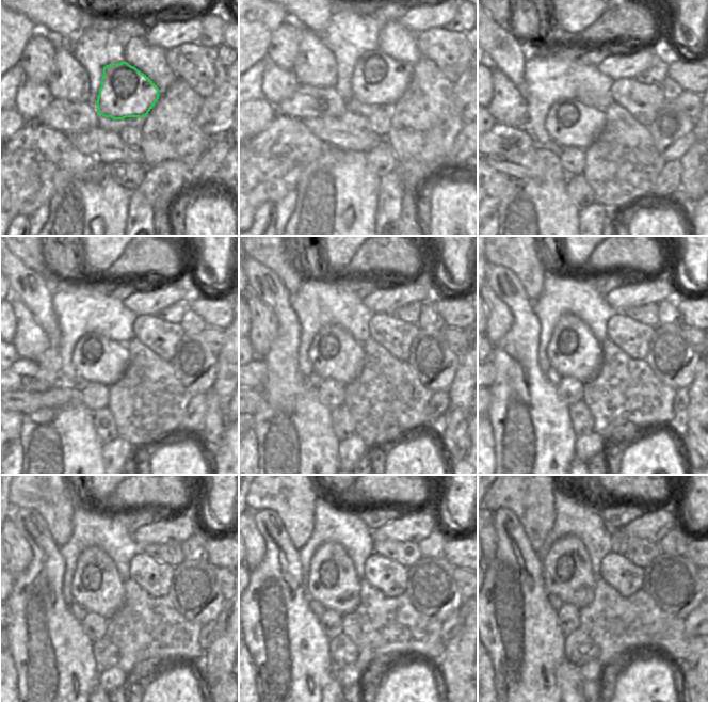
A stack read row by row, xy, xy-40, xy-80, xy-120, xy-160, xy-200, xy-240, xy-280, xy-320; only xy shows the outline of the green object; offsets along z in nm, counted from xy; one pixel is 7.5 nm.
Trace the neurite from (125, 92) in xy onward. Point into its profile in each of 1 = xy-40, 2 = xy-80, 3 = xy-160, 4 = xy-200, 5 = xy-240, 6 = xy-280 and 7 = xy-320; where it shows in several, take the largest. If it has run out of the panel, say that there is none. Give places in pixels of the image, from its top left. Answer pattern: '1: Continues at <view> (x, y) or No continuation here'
1: Continues at xy-40 (331, 124)
2: Continues at xy-80 (570, 123)
3: Continues at xy-160 (335, 355)
4: Continues at xy-200 (574, 351)
5: Continues at xy-240 (97, 587)
6: Continues at xy-280 (333, 581)
7: Continues at xy-320 (567, 572)

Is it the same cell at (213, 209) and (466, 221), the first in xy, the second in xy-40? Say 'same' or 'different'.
different

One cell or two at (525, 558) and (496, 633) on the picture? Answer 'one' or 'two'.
one

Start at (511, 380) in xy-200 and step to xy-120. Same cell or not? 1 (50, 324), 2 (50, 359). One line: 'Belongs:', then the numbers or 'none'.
Belongs: 1, 2

